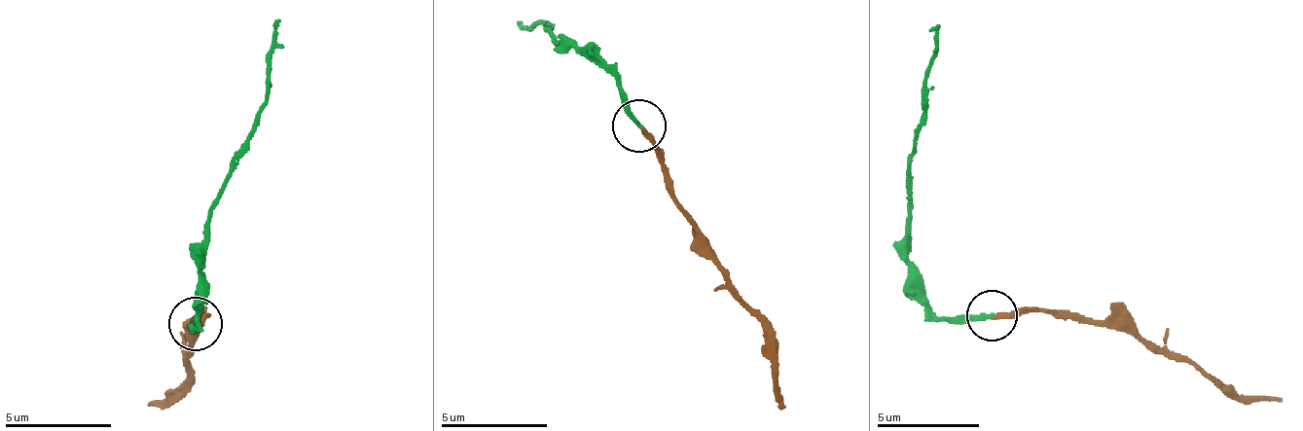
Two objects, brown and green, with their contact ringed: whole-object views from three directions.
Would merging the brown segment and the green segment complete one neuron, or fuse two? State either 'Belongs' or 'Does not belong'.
Belongs

